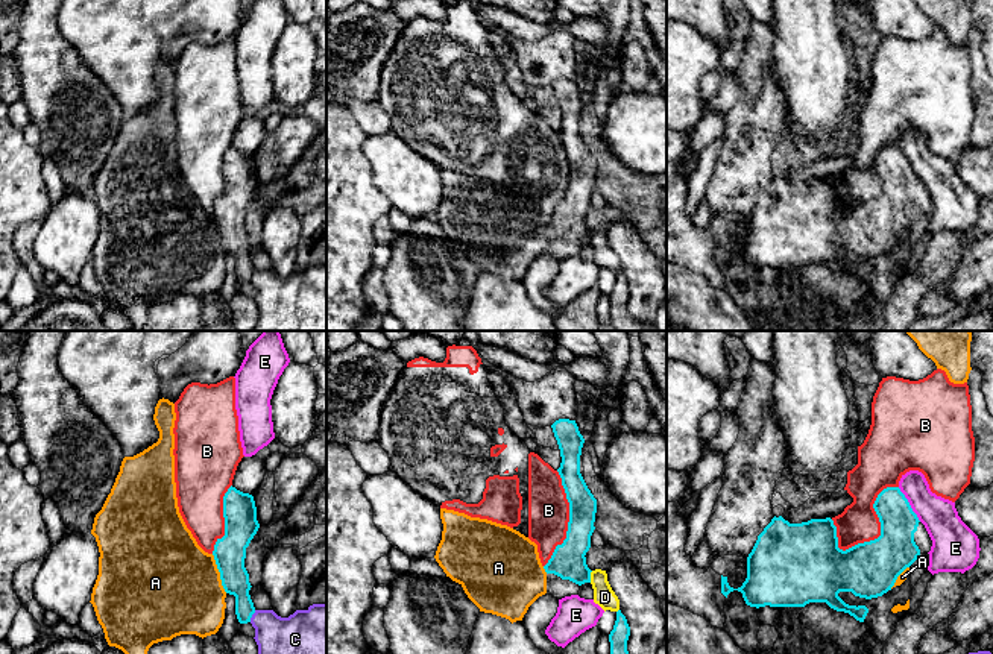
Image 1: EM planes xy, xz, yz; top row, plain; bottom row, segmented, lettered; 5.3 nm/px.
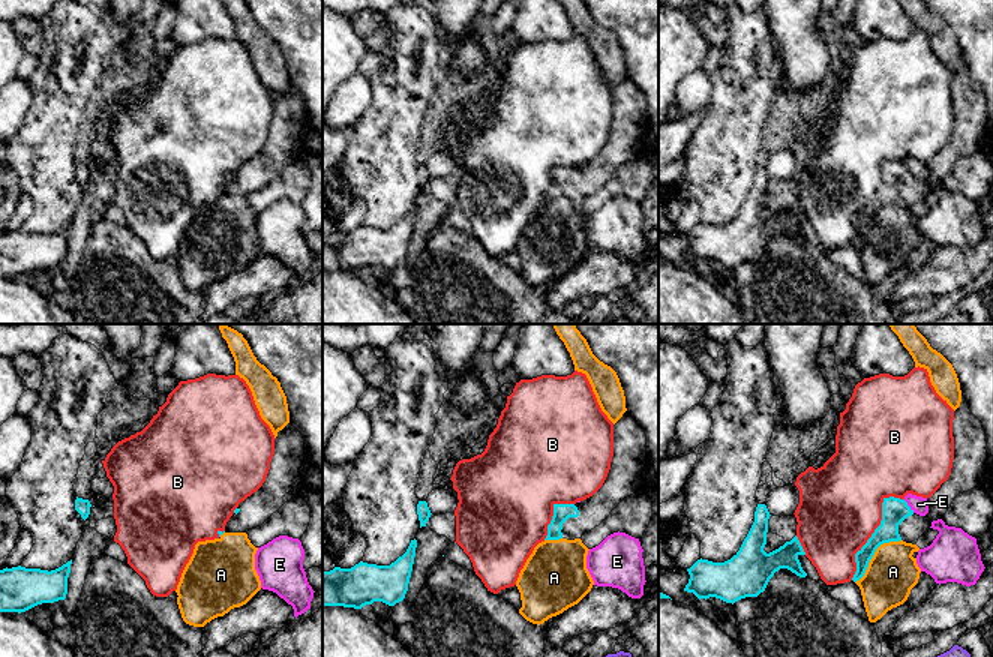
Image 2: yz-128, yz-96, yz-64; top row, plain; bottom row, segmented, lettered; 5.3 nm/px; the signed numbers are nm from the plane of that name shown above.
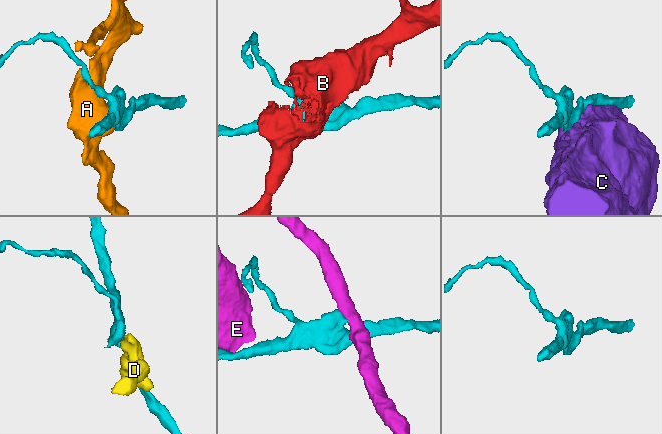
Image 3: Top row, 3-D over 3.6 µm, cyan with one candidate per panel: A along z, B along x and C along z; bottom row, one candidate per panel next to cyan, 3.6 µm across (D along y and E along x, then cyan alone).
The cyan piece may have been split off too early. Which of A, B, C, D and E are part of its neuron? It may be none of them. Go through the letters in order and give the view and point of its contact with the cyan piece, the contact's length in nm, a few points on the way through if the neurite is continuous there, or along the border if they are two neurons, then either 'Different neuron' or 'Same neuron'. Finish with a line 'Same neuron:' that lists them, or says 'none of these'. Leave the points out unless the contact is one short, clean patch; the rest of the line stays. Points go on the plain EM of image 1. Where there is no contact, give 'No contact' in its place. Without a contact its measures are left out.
A: Touches cyan at xy (220, 234). Shared border 220 nm. Boundary: xy (211, 214), (220, 245), (226, 252). Different neuron
B: Touches cyan at yz (881, 185). Shared border 460 nm. Different neuron
C: Touches cyan at xy (251, 276). Shared border 70 nm. Different neuron
D: Touches cyan at xz (589, 237). Shared border 70 nm. Different neuron
E: Touches cyan at yz (908, 164). Shared border 220 nm. Boundary: yz (898, 147), (920, 181). Different neuron
Same neuron: none of these

